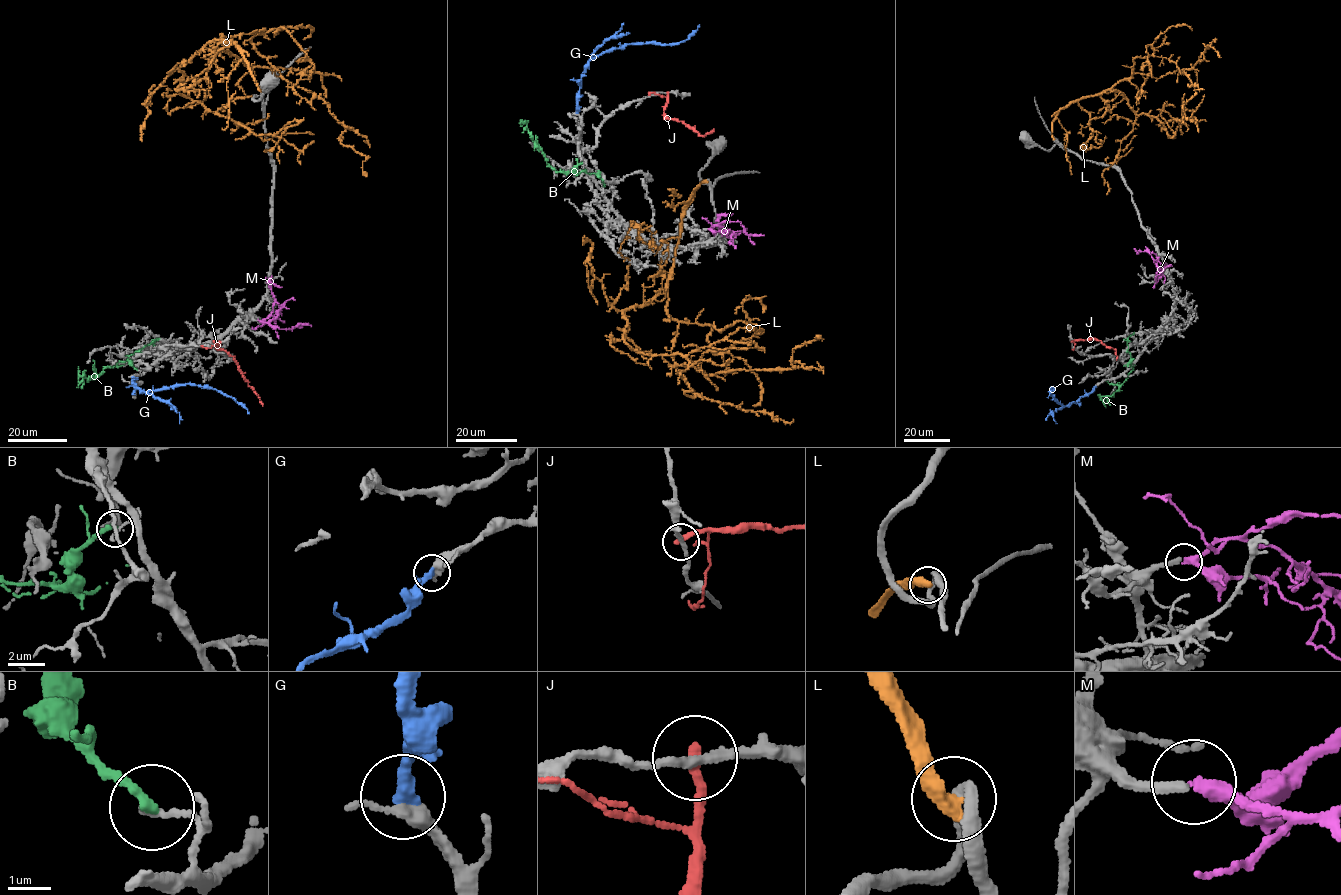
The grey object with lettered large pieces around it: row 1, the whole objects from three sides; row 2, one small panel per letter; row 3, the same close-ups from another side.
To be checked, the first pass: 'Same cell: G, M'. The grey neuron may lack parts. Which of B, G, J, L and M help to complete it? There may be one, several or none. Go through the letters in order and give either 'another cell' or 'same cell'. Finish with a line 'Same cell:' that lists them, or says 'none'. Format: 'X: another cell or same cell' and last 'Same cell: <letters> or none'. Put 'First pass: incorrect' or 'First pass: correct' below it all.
B: another cell
G: same cell
J: another cell
L: another cell
M: same cell
Same cell: G, M
First pass: correct

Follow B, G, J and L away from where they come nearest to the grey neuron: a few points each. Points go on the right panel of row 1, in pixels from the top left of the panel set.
B: (1128, 366), (1131, 360), (1132, 369), (1127, 378), (1110, 396), (1102, 396), (1104, 404), (1102, 400)
G: (1096, 386), (1091, 392), (1064, 406), (1051, 394), (1051, 387), (1054, 387), (1047, 397)
J: (1071, 341), (1095, 339), (1116, 350), (1116, 360)
L: (1054, 138), (1059, 110), (1131, 77), (1138, 57), (1167, 58), (1187, 76), (1195, 92), (1182, 104), (1187, 120)

